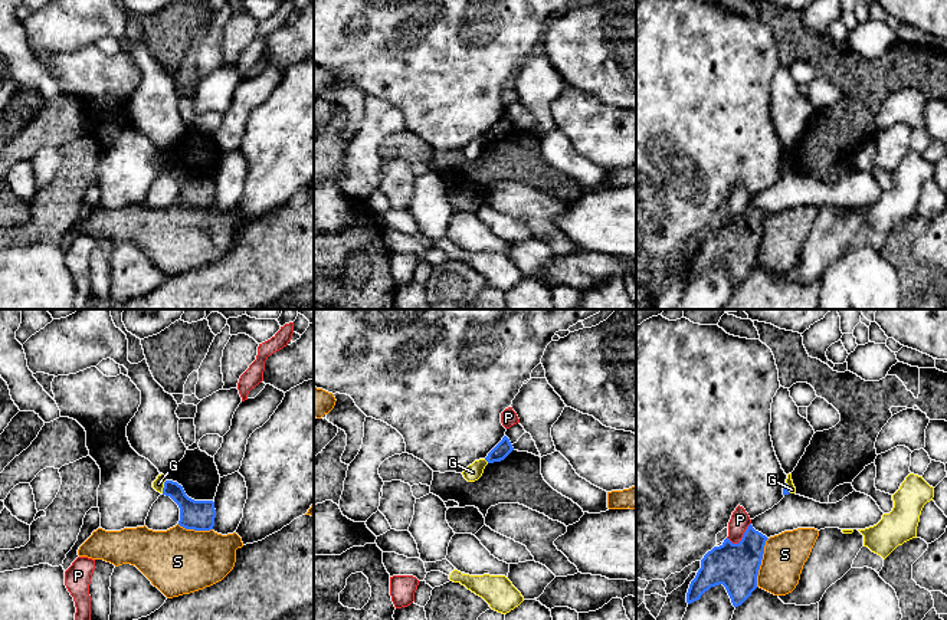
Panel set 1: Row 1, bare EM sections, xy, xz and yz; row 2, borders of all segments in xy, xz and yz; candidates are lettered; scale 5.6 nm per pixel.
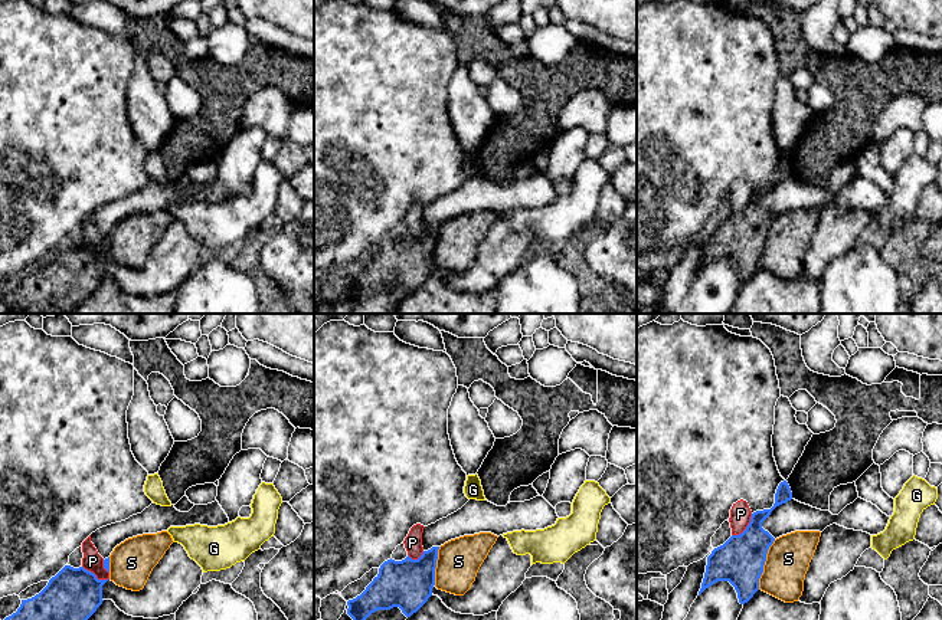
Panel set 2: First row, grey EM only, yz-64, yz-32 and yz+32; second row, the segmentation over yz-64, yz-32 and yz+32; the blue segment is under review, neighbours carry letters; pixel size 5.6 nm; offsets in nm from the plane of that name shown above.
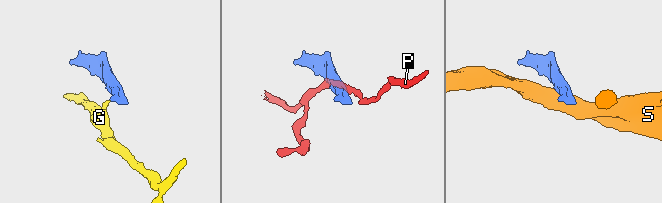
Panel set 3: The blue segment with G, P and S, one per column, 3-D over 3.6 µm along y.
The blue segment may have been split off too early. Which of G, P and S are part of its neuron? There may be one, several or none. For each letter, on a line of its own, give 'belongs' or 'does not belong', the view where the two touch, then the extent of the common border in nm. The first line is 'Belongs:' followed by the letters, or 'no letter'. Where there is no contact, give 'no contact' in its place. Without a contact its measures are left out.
Belongs: no letter
G: does not belong; meets blue in xy; contact 80 nm long
P: does not belong; meets blue in yz; contact 160 nm long
S: does not belong; meets blue in yz; contact 280 nm long

